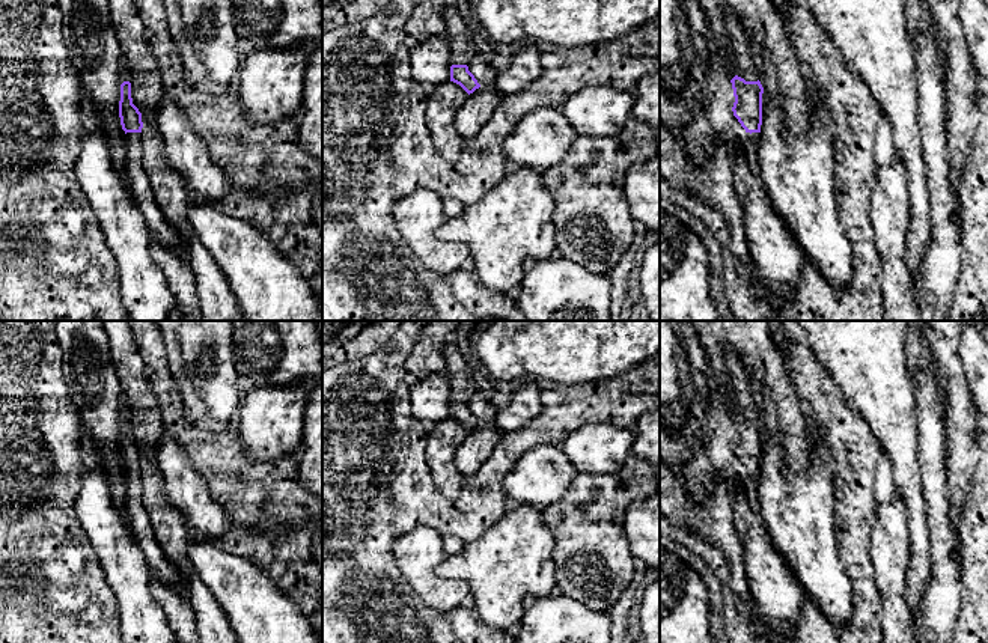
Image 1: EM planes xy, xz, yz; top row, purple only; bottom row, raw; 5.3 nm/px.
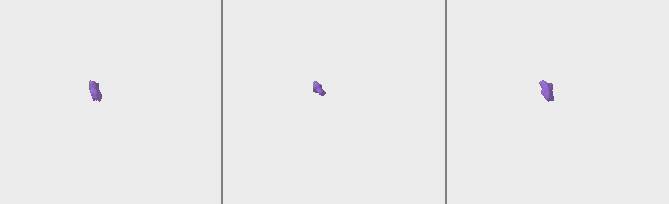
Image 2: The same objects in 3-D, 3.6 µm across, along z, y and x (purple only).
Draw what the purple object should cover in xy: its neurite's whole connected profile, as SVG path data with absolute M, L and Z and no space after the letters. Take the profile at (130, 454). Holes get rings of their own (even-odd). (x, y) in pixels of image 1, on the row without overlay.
M130 419L120 422L119 455L125 468L125 510L131 521L130 529L154 577L185 595L196 616L199 643L238 643L229 626L227 616L217 604L209 587L197 574L185 575L172 563L152 532L148 509L142 500L142 494L146 489L140 476L143 465L142 450L133 441Z

